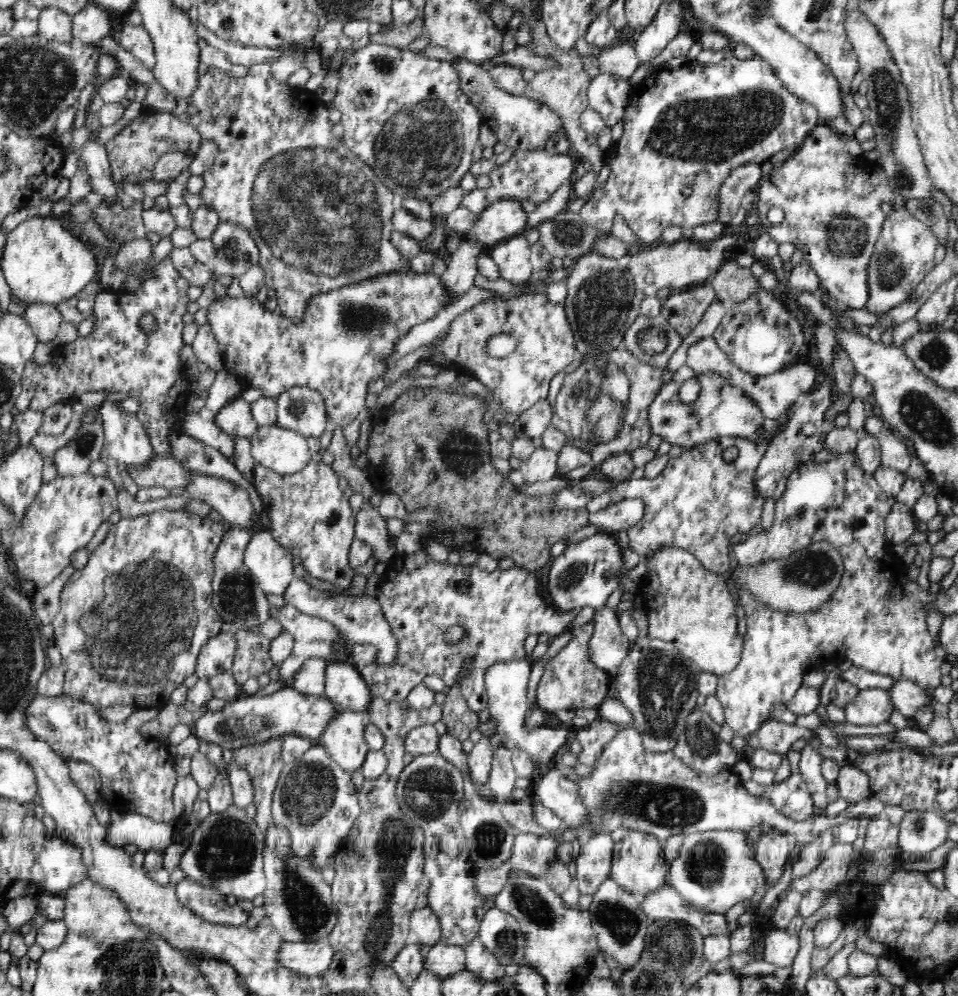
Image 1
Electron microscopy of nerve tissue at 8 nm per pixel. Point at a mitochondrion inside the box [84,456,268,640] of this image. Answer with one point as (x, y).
(235, 597)

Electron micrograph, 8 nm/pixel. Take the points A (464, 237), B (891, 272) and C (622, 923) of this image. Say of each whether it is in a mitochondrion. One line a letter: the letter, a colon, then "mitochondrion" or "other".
A: other
B: mitochondrion
C: mitochondrion

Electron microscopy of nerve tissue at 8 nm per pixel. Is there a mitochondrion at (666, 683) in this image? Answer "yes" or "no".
yes

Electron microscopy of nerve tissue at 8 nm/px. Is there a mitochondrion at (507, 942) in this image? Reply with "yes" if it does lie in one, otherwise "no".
yes

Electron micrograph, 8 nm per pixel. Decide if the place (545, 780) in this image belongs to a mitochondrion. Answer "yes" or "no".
no

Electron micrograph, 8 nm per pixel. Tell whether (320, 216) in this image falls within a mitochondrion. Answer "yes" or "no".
yes

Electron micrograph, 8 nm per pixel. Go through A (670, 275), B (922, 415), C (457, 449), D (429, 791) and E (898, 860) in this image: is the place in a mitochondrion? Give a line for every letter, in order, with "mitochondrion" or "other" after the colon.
A: other
B: mitochondrion
C: mitochondrion
D: mitochondrion
E: other

